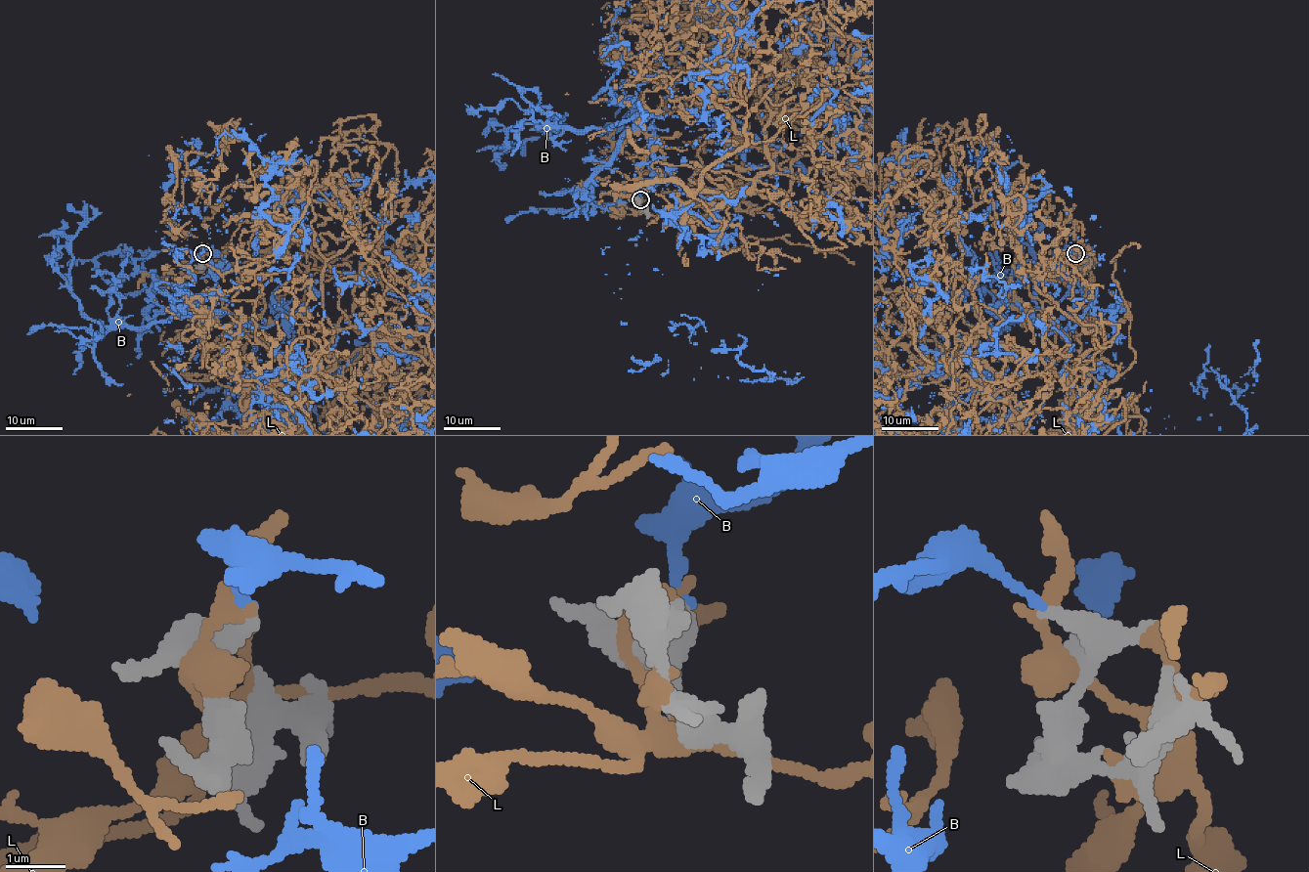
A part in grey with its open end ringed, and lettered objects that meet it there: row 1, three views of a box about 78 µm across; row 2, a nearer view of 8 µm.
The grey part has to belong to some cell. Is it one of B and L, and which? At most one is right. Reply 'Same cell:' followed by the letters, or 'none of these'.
Same cell: none of these

